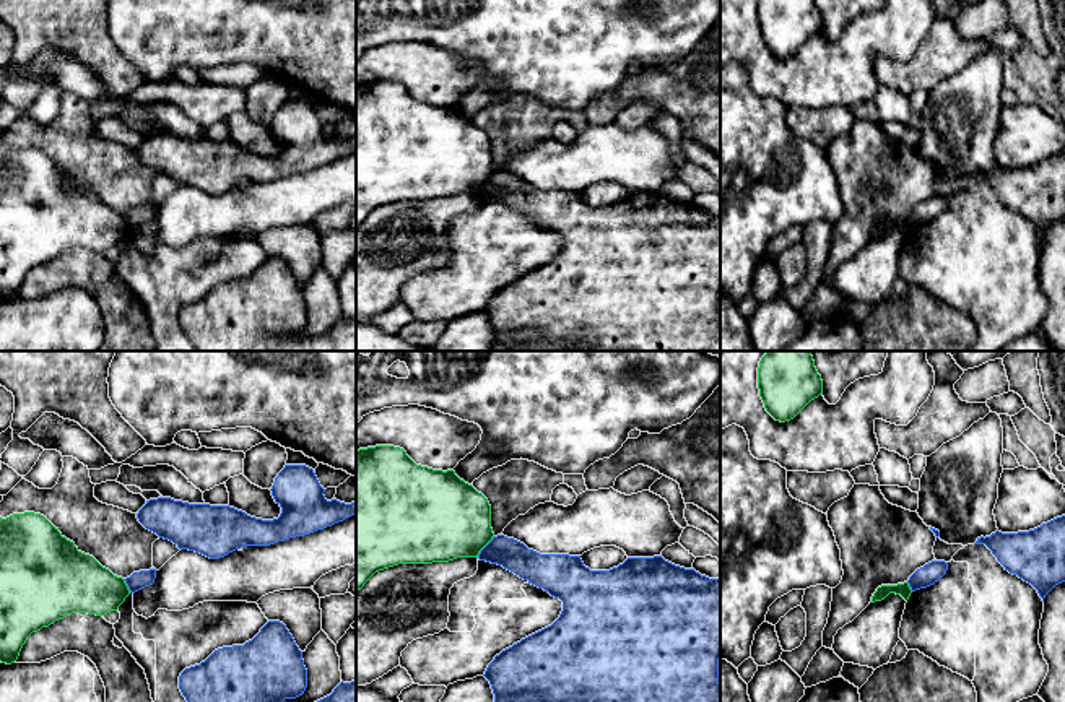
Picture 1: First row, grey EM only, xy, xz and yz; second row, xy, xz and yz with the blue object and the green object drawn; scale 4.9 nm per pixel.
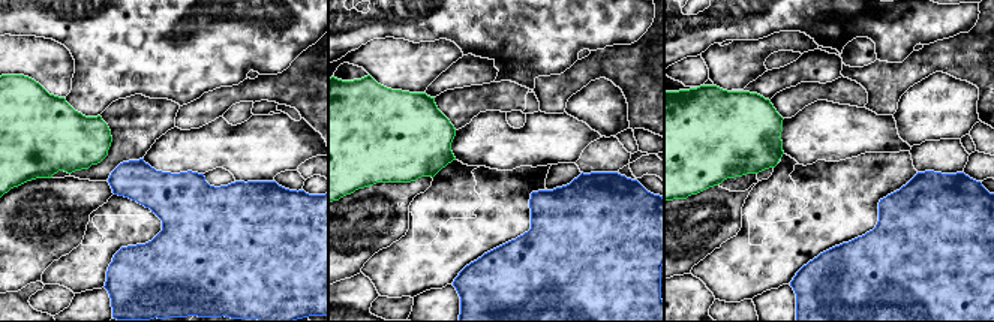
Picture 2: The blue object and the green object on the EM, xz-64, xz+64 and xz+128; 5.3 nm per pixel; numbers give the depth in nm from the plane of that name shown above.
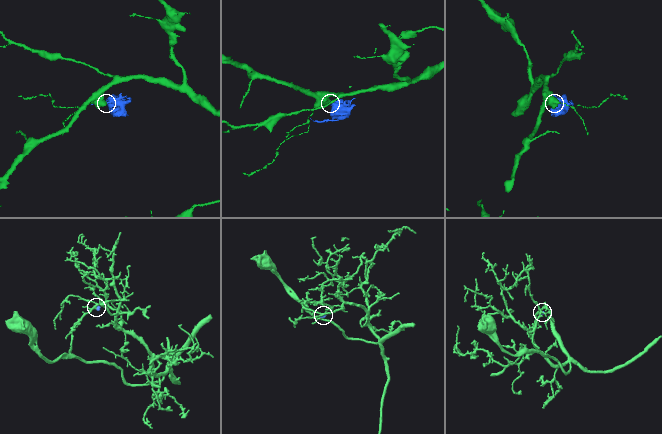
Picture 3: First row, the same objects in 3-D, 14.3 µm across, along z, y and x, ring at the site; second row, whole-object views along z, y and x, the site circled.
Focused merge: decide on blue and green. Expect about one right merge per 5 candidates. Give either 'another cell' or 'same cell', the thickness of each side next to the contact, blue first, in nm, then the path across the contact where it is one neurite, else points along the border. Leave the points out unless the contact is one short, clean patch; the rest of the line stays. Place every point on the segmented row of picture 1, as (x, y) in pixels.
another cell | 150/420 nm | along xz (493, 535), (477, 556)

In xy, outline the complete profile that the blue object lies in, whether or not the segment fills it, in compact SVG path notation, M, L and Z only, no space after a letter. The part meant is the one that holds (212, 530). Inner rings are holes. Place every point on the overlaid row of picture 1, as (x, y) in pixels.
M285 465L272 496L281 507L273 520L247 515L229 505L189 504L171 497L150 499L138 522L179 549L220 559L246 546L270 546L324 530L356 514L356 502L327 500L312 468Z

